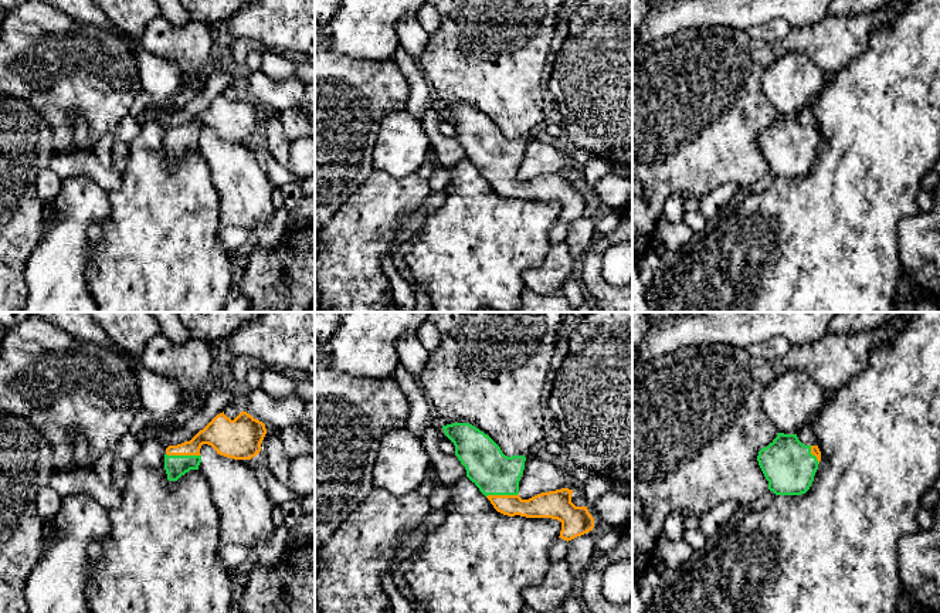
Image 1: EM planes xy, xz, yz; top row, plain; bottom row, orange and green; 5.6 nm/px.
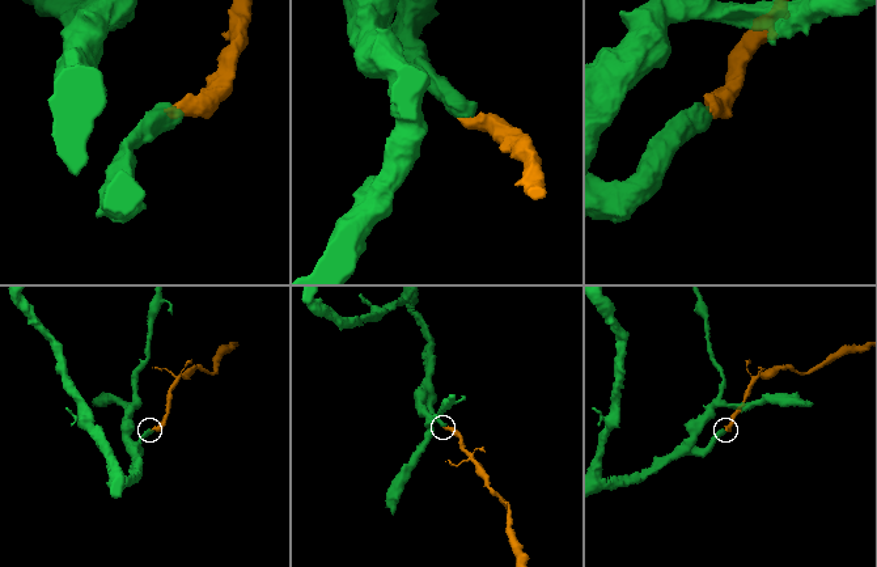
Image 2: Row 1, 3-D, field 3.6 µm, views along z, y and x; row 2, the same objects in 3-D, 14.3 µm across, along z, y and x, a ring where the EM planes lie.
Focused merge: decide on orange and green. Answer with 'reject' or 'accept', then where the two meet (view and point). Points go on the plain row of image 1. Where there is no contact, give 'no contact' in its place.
accept; contact xy (183, 136)

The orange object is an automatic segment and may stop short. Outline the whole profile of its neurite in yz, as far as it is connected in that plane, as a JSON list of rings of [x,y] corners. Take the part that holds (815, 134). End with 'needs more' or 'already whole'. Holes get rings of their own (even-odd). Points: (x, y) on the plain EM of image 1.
[[[778,115],[757,138],[759,148],[776,177],[805,176],[818,152],[818,128],[802,126],[797,116]]] | needs more

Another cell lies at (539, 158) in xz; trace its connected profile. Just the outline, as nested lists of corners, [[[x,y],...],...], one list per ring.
[[[526,139],[525,152],[519,163],[519,179],[522,182],[561,170],[574,170],[569,152],[563,152],[559,146],[539,139]]]

